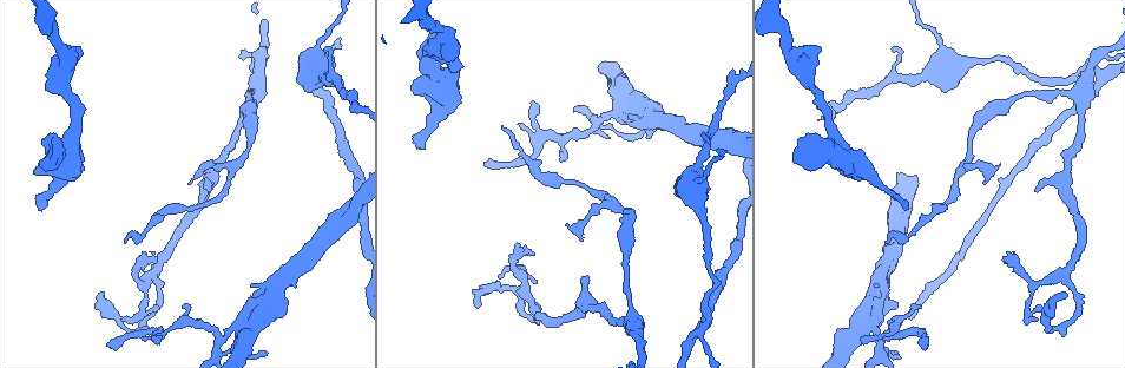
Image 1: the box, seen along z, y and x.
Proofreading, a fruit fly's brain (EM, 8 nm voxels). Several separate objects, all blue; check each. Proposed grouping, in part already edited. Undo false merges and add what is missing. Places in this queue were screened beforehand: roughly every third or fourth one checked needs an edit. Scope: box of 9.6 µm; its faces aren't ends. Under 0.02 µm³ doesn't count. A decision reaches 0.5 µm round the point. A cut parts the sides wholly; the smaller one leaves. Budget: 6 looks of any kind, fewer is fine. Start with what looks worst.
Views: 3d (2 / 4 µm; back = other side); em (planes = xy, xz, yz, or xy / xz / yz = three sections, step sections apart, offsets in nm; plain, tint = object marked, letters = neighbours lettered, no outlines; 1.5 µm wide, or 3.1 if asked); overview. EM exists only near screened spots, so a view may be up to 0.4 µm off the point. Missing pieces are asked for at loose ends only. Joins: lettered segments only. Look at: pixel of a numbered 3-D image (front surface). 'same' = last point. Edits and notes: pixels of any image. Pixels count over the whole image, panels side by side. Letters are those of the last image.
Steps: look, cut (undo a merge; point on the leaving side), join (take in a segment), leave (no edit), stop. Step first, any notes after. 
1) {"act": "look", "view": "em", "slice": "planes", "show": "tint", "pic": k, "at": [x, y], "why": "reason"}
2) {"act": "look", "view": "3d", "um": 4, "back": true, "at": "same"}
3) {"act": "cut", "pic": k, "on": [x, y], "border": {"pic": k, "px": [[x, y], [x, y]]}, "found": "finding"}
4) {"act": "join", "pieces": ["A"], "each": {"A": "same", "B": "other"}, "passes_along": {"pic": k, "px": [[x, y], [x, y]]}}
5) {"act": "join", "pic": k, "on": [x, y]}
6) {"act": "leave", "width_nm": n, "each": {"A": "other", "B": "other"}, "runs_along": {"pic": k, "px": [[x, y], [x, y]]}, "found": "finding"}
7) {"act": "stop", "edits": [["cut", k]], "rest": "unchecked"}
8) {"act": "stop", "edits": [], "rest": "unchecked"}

{"act": "look", "view": "em", "slice": "planes", "show": "tint", "pic": 1, "at": [415, 146], "why": "branch stops here"}

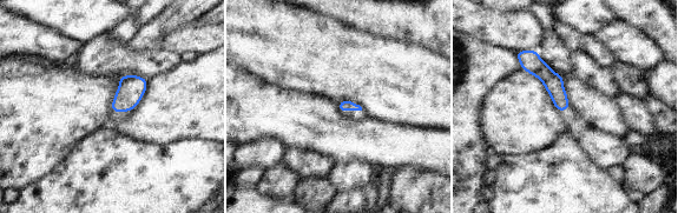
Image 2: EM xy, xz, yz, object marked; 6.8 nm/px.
{"act": "look", "view": "em", "slice": "planes", "show": "letters", "at": "same"}

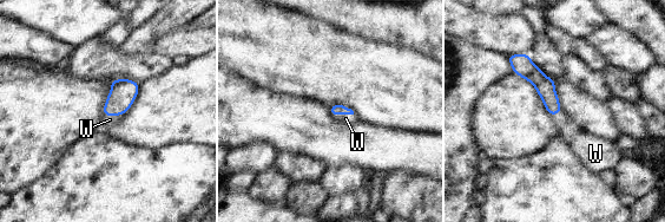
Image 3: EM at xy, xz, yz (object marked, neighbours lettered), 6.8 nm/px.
{"act": "join", "pieces": ["W"], "longest_contact_nm": ["W", 130], "each": {"W": "same"}, "found": "the cell continues"}

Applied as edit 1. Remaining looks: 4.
{"act": "look", "view": "3d", "um": 2, "pic": 1, "at": [605, 117], "why": "sharp bend"}

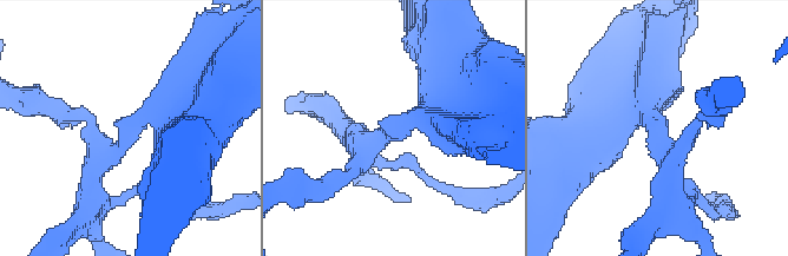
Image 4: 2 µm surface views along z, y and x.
{"act": "look", "view": "em", "slice": "xz", "step": 4, "show": "tint", "pic": 4, "at": [124, 144]}

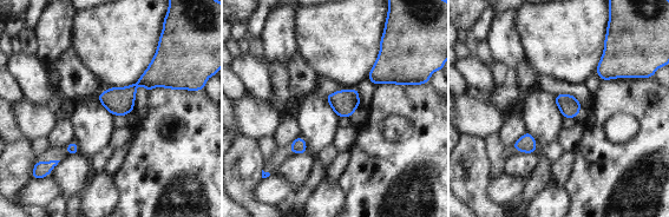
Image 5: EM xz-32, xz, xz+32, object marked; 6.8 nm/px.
{"act": "look", "view": "em", "slice": "planes", "show": "letters", "at": "same"}

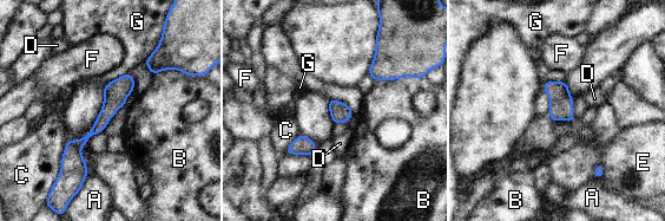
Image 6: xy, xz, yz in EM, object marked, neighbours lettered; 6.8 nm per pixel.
{"act": "leave", "width_nm": 140, "longest_contact_nm": ["C", 280], "each": {"A": "other", "B": "other", "C": "other", "D": "other", "E": "other", "F": "other", "G": "other"}, "found": "one cell here"}

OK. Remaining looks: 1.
{"act": "look", "view": "em", "um": 3.1, "slice": "planes", "show": "letters", "pic": 1, "at": [1035, 190], "why": "branch stops here"}

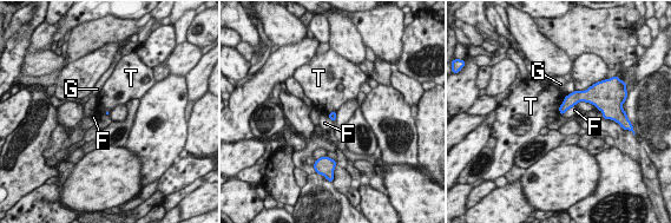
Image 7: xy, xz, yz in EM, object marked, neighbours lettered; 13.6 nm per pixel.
{"act": "leave", "each": {"F": "other", "G": "other", "T": "other"}, "found": "none of them fits"}

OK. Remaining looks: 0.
{"act": "stop", "edits": [["join", 3]], "rest": "unchecked"}

